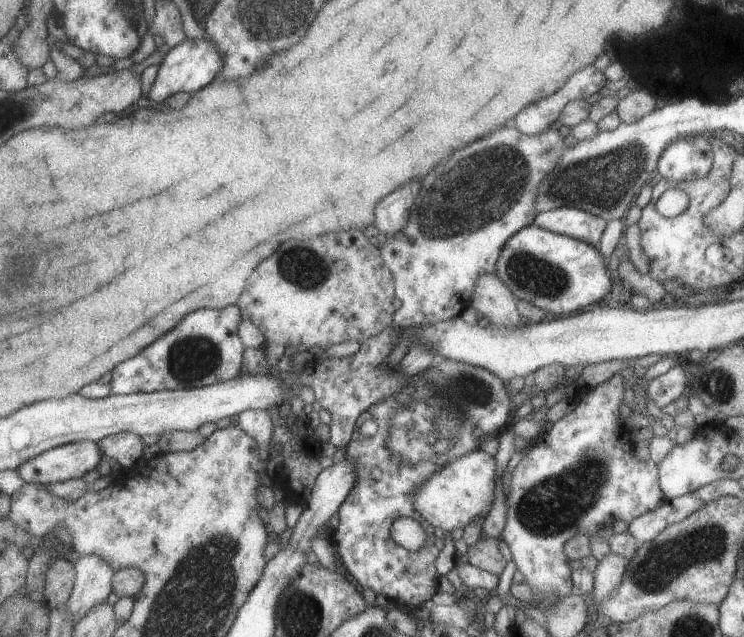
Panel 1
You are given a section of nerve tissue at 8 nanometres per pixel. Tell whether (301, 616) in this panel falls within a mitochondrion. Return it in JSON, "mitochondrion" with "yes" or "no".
{"mitochondrion":"yes"}

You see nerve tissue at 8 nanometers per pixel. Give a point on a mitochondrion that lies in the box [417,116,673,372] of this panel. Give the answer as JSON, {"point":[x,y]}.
{"point":[601,183]}

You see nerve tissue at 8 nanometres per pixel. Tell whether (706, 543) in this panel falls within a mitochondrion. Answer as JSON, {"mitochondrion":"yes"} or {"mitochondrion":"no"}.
{"mitochondrion":"yes"}

